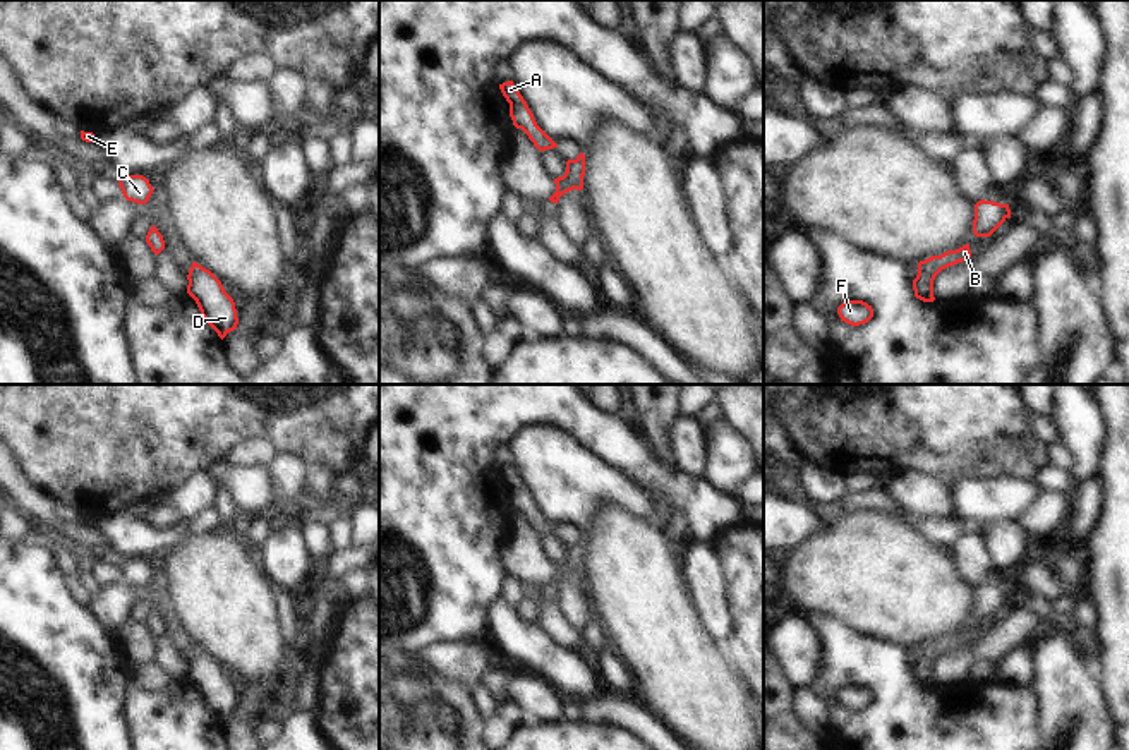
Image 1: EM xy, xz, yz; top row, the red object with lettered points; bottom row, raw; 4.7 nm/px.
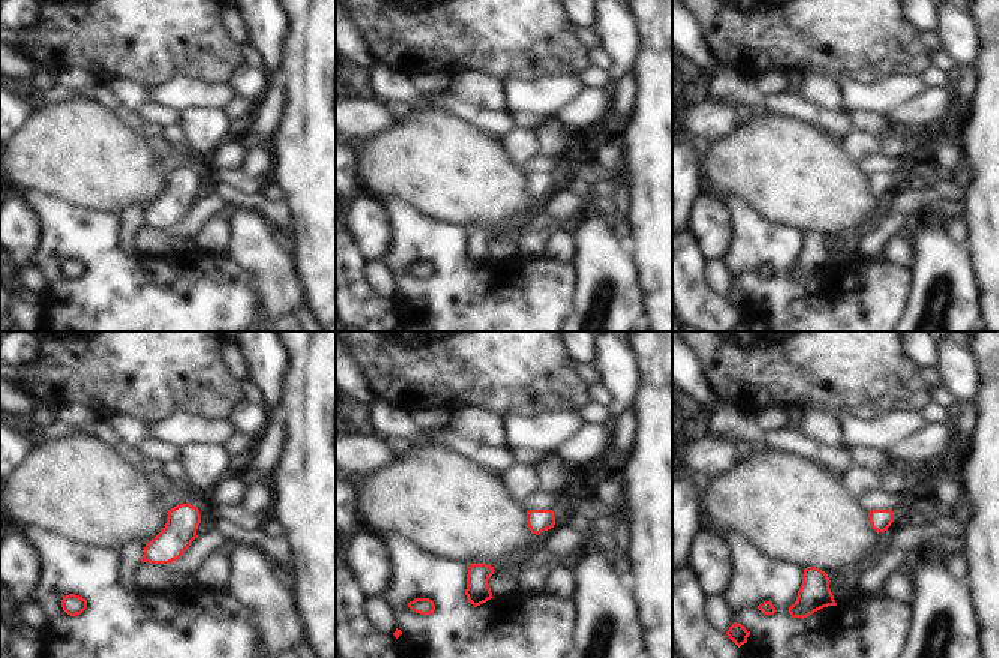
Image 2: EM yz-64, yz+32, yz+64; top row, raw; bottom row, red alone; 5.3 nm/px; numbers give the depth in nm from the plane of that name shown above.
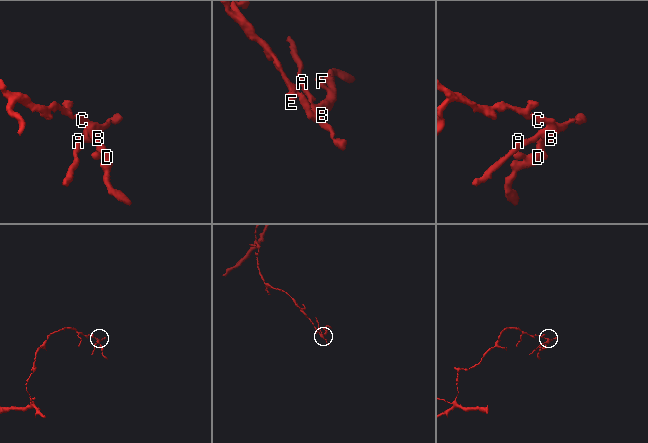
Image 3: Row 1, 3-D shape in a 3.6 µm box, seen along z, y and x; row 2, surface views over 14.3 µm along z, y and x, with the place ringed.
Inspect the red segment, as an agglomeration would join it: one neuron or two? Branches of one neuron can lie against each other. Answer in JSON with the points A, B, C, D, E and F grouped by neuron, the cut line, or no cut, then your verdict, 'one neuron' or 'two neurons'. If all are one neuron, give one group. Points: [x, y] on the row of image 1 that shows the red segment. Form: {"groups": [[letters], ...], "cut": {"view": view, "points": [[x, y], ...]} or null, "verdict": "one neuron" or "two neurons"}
{"groups": [["A", "B", "C", "D", "E", "F"]], "cut": null, "verdict": "one neuron"}

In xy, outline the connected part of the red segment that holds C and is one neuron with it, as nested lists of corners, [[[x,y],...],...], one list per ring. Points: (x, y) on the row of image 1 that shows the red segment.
[[[120,175],[118,185],[127,201],[146,204],[153,194],[149,180],[142,175]]]

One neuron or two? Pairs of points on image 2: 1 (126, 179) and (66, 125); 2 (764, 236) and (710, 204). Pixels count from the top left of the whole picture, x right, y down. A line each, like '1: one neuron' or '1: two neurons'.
1: one neuron
2: two neurons

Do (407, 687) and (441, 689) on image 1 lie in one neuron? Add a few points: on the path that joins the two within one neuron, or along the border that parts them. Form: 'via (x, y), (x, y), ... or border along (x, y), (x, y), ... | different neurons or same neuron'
via (416, 689), (433, 689) | same neuron

